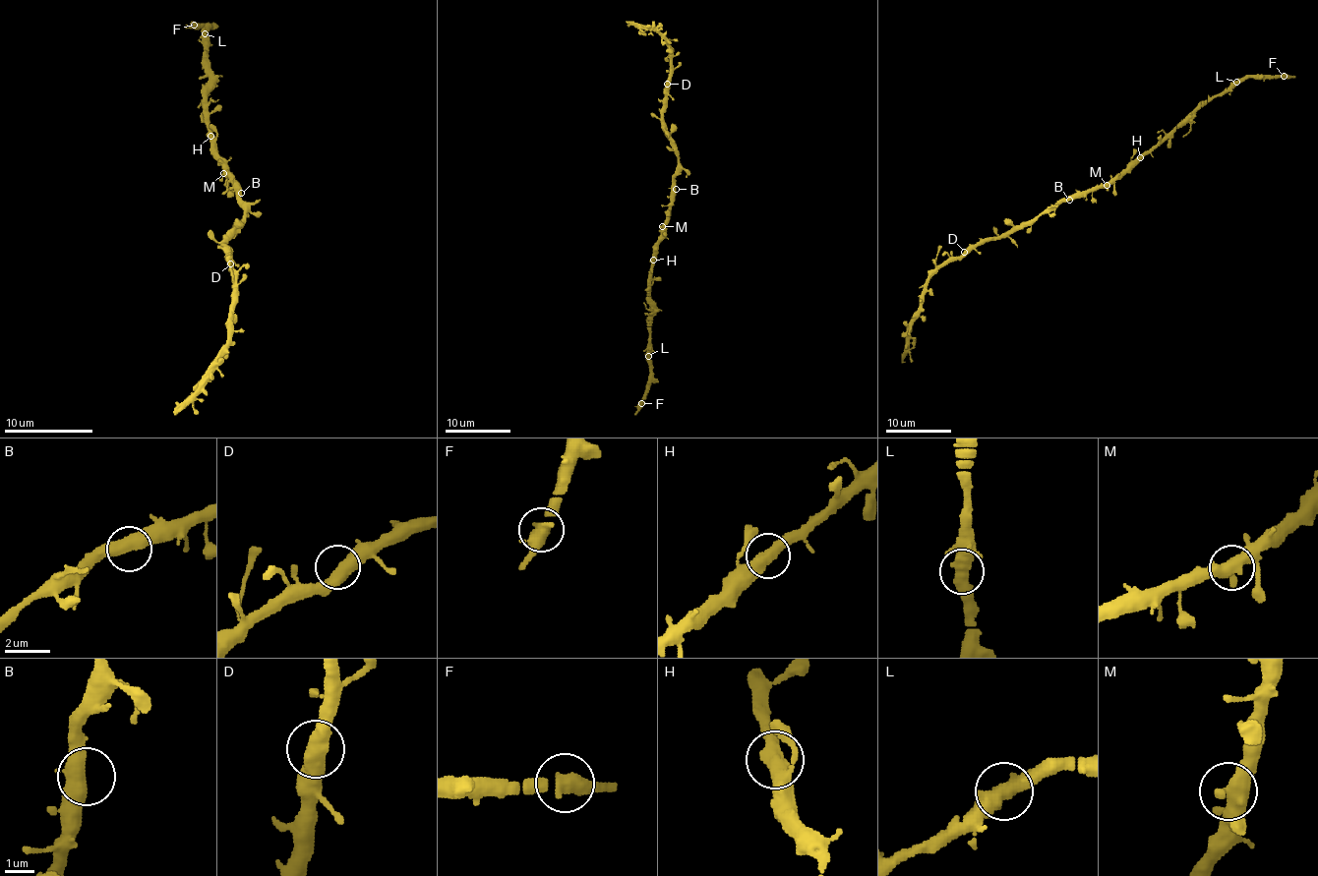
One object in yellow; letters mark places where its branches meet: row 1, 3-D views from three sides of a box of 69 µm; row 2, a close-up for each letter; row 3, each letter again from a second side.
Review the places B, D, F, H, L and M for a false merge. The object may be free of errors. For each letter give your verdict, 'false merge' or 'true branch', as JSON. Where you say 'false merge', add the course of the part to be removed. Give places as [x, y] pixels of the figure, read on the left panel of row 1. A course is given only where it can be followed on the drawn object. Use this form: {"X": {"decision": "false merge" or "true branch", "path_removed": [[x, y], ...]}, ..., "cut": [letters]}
{"B": {"decision": "true branch"}, "D": {"decision": "true branch"}, "F": {"decision": "true branch"}, "H": {"decision": "true branch"}, "L": {"decision": "true branch"}, "M": {"decision": "true branch"}, "cut": []}

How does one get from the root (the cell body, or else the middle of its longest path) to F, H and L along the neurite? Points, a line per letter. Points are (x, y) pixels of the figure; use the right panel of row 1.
F: (1068, 197), (1084, 197), (1108, 187), (1204, 103), (1230, 90), (1246, 78), (1284, 76)
H: (1068, 197), (1084, 197), (1108, 187), (1139, 157)
L: (1068, 197), (1084, 197), (1113, 183), (1204, 103), (1223, 95), (1236, 83)

